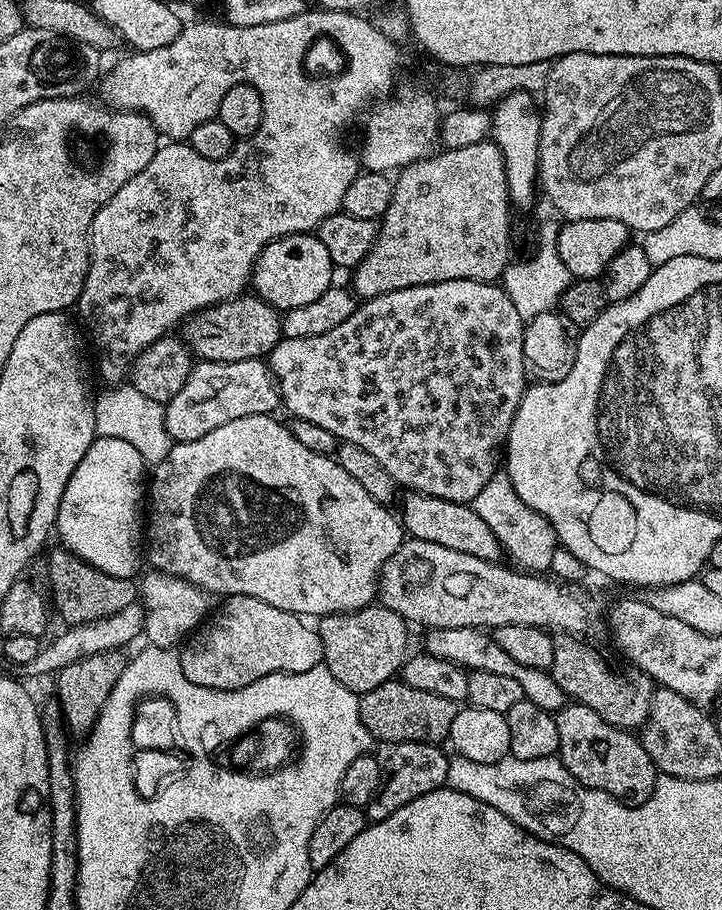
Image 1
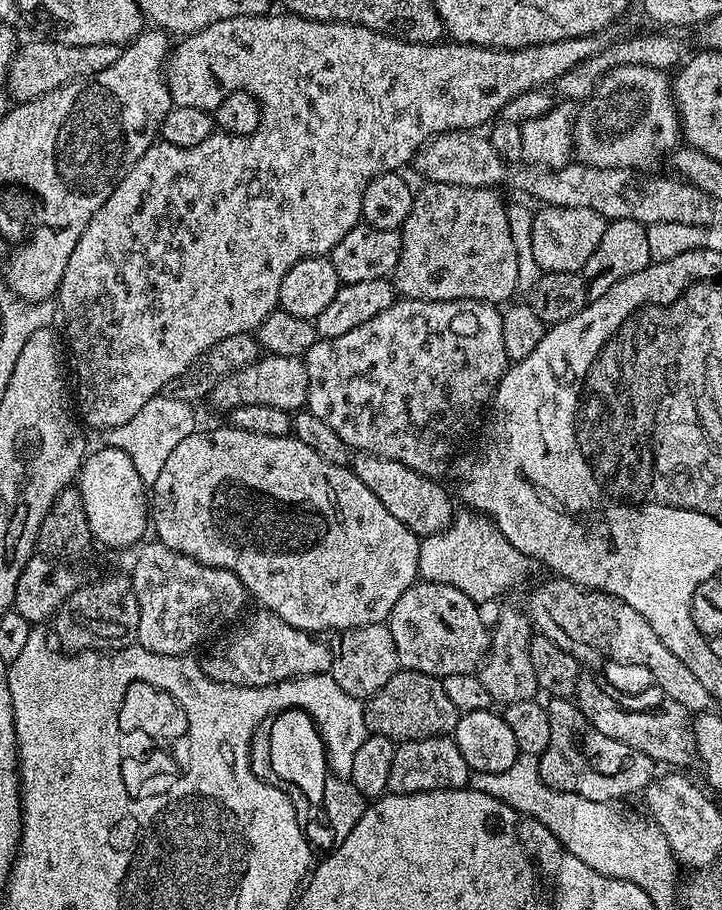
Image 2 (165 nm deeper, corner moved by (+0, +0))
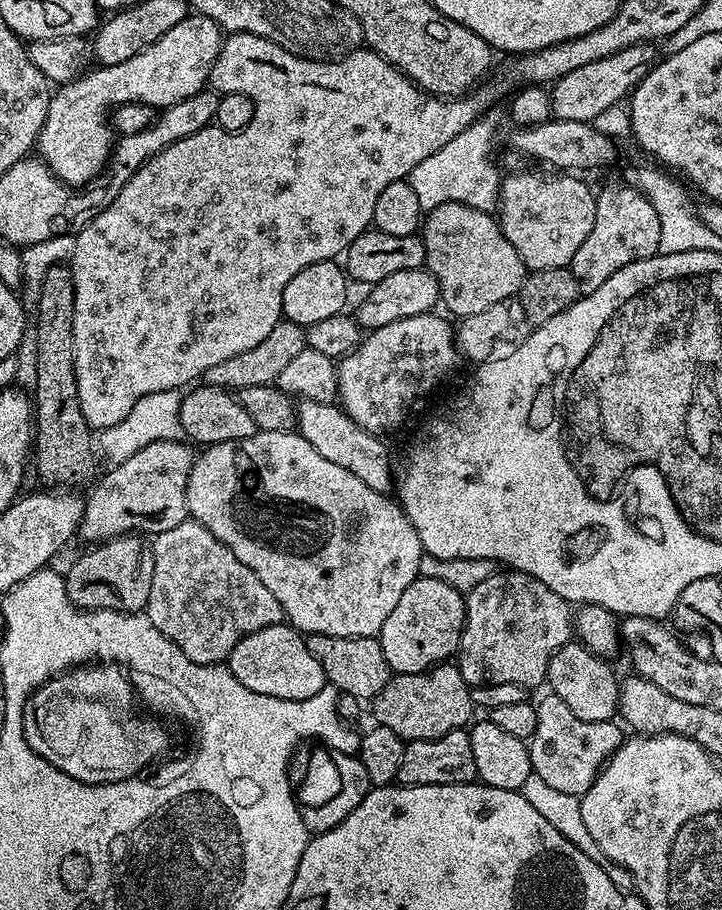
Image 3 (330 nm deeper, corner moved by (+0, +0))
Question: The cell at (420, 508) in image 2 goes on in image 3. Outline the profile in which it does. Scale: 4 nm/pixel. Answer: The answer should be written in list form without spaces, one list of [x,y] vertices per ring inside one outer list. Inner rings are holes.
[[[300,400],[296,410],[296,428],[300,436],[322,454],[329,462],[342,466],[342,470],[350,470],[361,482],[366,482],[370,490],[388,494],[394,488],[394,460],[388,457],[388,448],[381,437],[374,432],[362,430],[358,422],[354,422],[344,413],[344,409],[336,404],[323,404]]]

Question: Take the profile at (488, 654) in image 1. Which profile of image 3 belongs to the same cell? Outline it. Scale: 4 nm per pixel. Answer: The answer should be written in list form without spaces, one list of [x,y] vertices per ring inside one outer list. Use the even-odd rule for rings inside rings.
[[[420,576],[402,594],[394,610],[382,622],[382,630],[378,637],[382,646],[382,654],[386,654],[386,662],[393,673],[414,674],[424,672],[438,664],[451,661],[459,653],[460,639],[464,629],[465,597],[454,586],[446,586],[446,582],[438,582],[438,578]]]

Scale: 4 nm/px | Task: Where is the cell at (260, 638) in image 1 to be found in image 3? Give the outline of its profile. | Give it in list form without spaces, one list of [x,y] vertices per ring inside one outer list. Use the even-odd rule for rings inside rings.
[[[287,622],[266,626],[262,630],[254,630],[254,634],[244,636],[242,642],[234,646],[226,666],[234,678],[246,686],[246,690],[254,690],[254,694],[266,694],[275,700],[314,698],[318,690],[326,687],[324,671],[318,658],[310,654],[307,639]]]

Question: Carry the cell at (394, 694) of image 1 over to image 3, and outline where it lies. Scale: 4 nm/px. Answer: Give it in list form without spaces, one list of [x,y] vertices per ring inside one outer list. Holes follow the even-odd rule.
[[[452,662],[435,665],[424,672],[393,675],[374,697],[375,704],[375,723],[379,727],[394,730],[394,734],[398,734],[405,742],[442,738],[442,734],[464,728],[473,719],[474,713],[472,688],[466,678],[462,678],[459,667]]]

